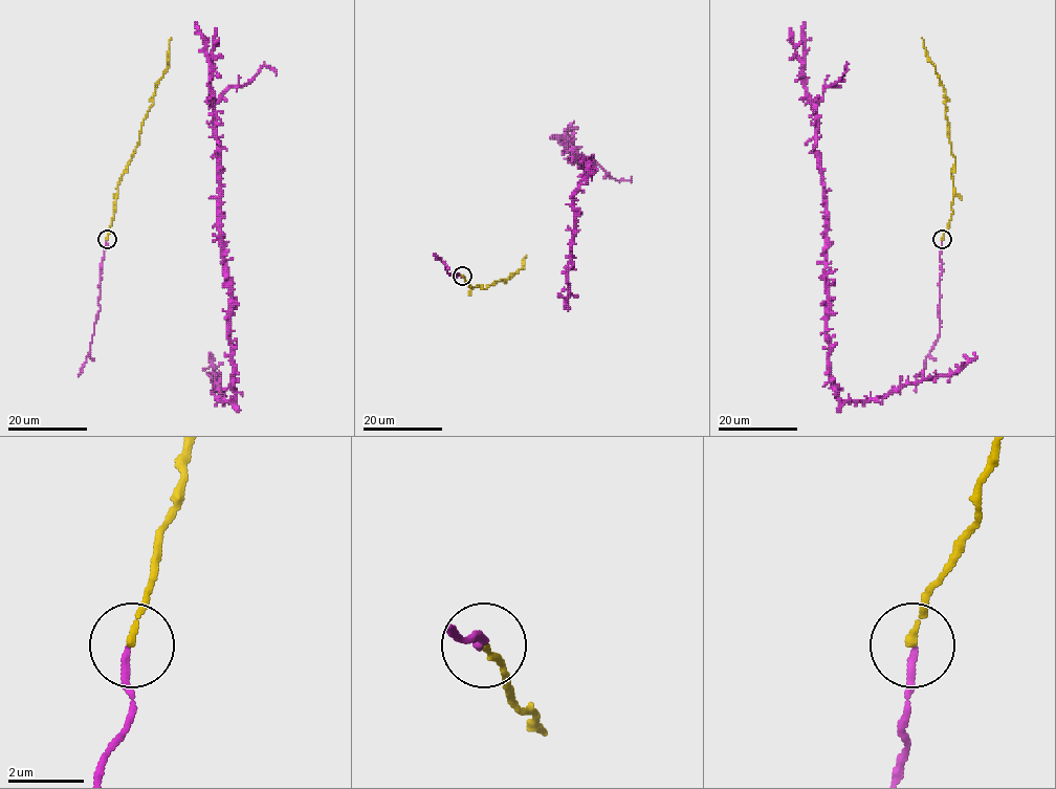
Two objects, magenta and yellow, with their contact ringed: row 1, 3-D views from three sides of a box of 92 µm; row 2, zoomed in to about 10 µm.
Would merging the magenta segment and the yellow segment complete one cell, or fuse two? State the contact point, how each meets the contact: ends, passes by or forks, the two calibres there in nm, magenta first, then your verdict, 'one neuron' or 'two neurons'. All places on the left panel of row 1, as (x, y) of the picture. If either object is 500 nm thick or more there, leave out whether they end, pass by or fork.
place (107, 239); magenta ends; yellow ends; calibres 190 and 160 nm; one neuron

